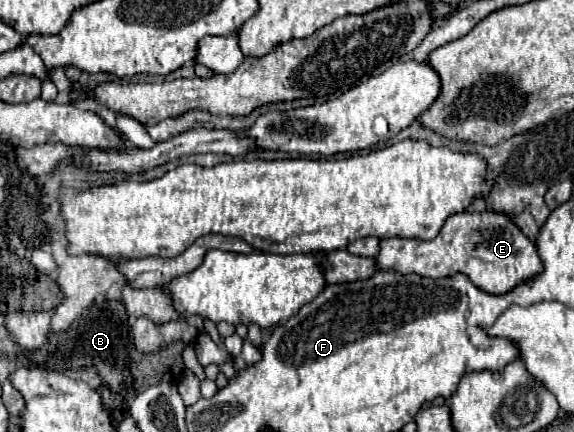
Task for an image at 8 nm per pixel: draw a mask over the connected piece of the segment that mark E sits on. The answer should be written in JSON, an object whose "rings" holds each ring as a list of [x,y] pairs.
{"rings":[[[481,211],[481,213],[457,213],[451,215],[441,233],[429,241],[417,239],[381,239],[381,251],[375,257],[377,269],[395,269],[403,275],[417,273],[421,277],[449,277],[457,271],[465,273],[479,289],[487,293],[507,293],[525,279],[541,273],[543,263],[537,255],[535,243],[529,241],[513,219],[505,213]]]}

